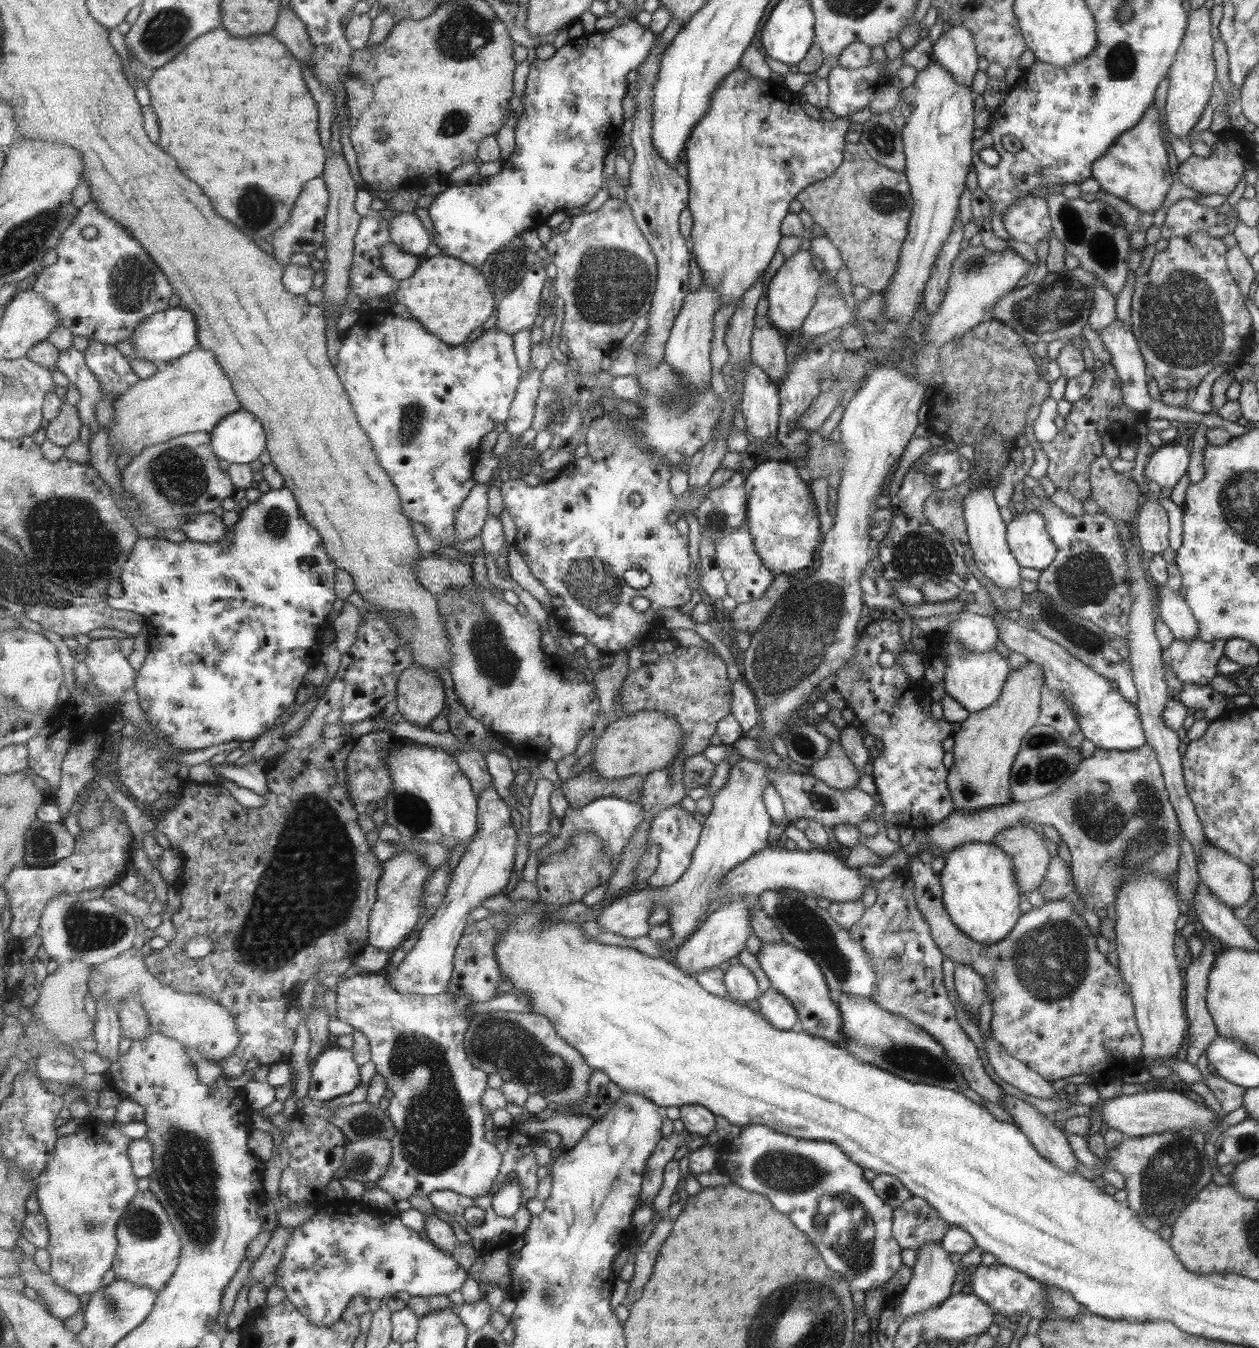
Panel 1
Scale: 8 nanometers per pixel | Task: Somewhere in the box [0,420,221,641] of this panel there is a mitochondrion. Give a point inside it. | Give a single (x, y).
(70, 538)

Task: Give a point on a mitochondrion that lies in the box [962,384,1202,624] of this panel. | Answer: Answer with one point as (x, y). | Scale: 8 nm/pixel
(1086, 580)

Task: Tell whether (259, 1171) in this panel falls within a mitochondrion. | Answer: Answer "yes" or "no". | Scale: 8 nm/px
no

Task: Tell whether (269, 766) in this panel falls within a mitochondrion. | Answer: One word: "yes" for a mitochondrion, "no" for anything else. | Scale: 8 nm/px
no

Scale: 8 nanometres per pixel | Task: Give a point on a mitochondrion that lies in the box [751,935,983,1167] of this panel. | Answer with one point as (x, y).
(908, 1058)

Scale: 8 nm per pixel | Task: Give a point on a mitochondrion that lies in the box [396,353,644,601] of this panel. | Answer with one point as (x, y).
(559, 407)

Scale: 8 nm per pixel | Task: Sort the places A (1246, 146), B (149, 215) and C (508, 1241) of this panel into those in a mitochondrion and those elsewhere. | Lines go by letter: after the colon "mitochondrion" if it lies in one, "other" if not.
A: other
B: other
C: other

